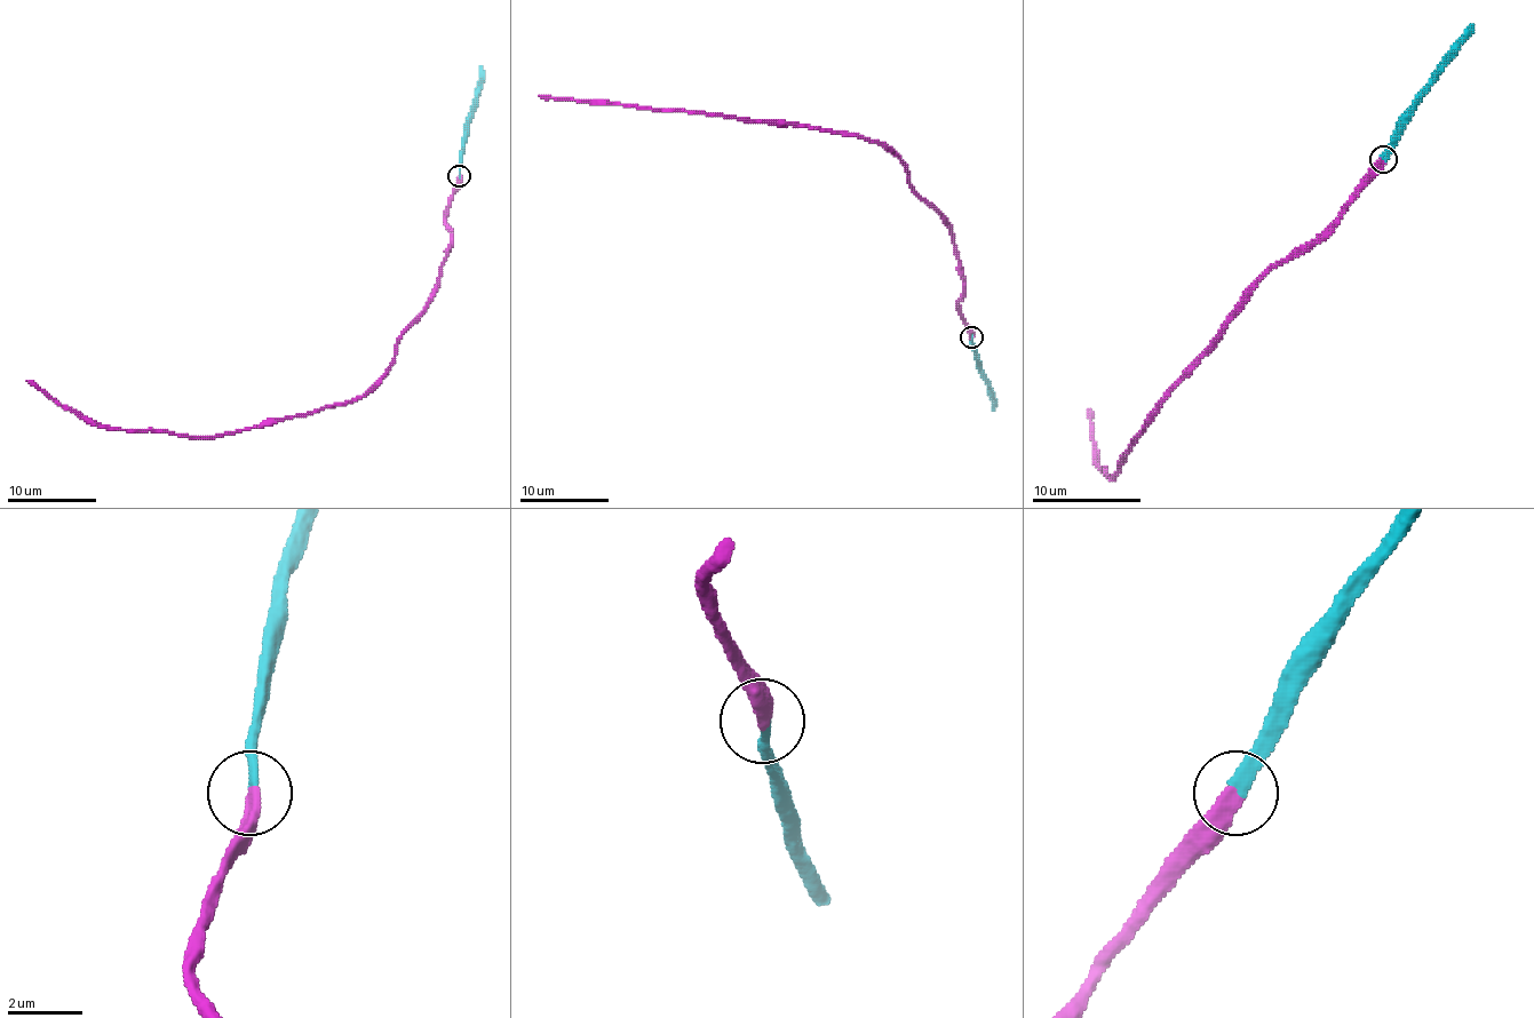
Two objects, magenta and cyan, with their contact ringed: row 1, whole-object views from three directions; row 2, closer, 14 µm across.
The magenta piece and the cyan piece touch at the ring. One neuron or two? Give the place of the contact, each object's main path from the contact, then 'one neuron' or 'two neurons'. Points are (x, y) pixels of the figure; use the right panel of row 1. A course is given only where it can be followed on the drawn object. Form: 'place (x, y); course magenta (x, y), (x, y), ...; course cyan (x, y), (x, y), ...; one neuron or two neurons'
place (1383, 159); course magenta (1383, 158), (1383, 169), (1314, 240), (1271, 270), (1143, 429), (1110, 478), (1098, 464), (1088, 410); course cyan (1383, 158), (1399, 117), (1443, 57), (1472, 24); one neuron

